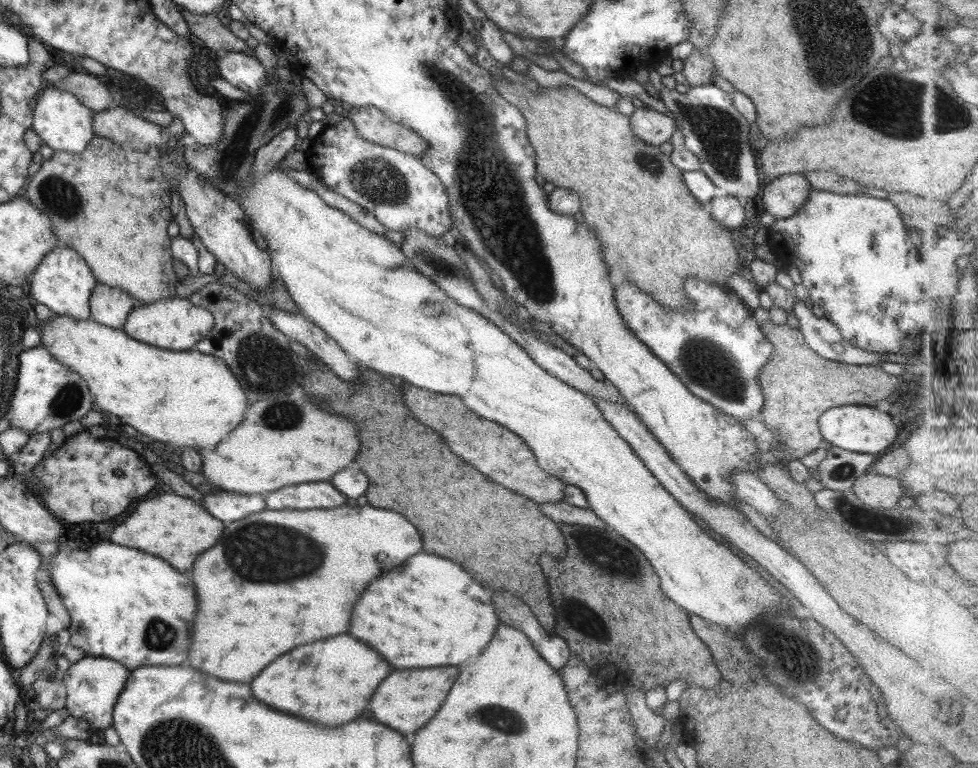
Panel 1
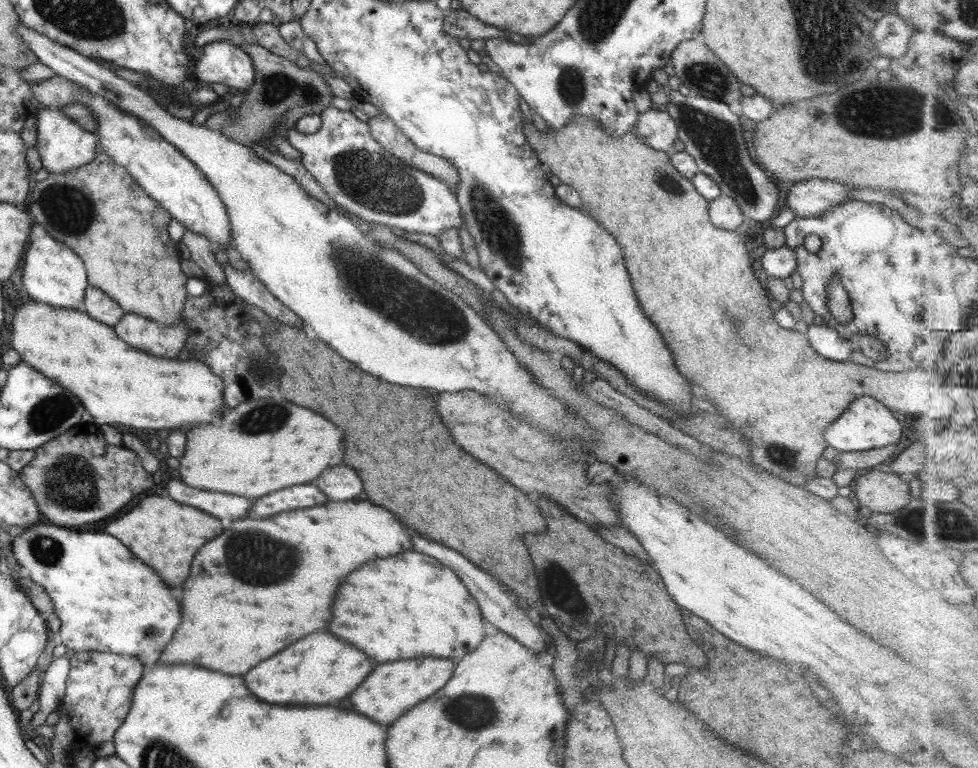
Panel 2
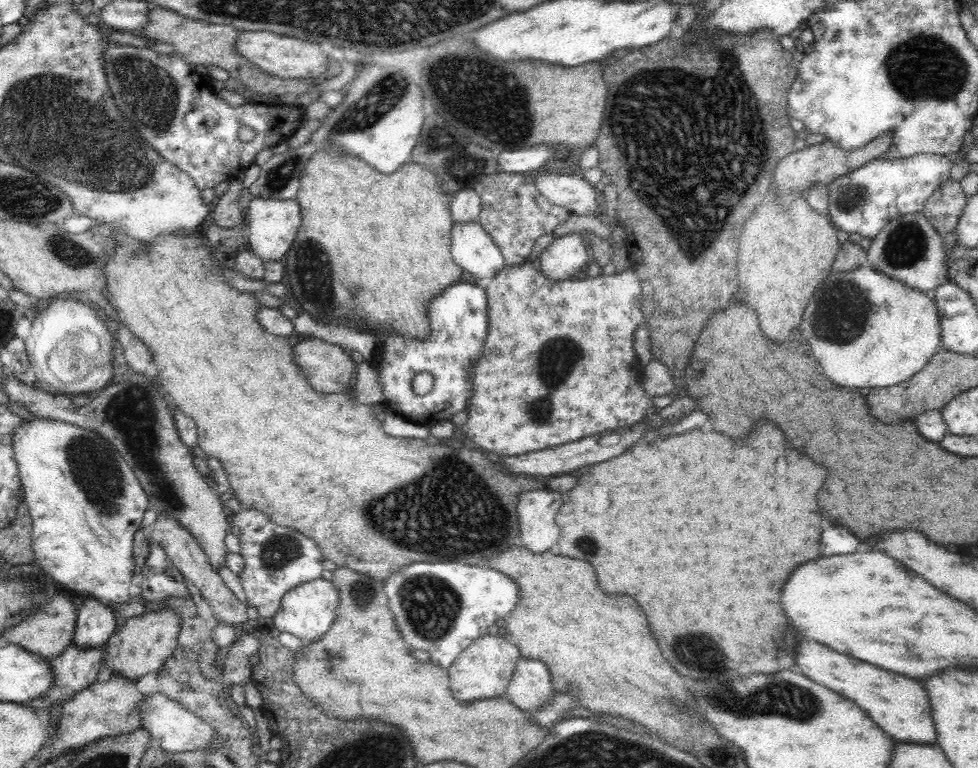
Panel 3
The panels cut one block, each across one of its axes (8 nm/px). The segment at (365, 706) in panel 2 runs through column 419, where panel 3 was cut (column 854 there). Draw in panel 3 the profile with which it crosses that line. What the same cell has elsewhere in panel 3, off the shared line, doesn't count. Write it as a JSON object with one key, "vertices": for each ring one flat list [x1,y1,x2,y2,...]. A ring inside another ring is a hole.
{"vertices":[[800,642,794,662,800,674,857,704,882,732,894,740,912,745,934,745,936,742,934,724,930,718,930,702,926,698,926,690,918,682,888,670,880,670,856,658,848,658,818,642]]}

